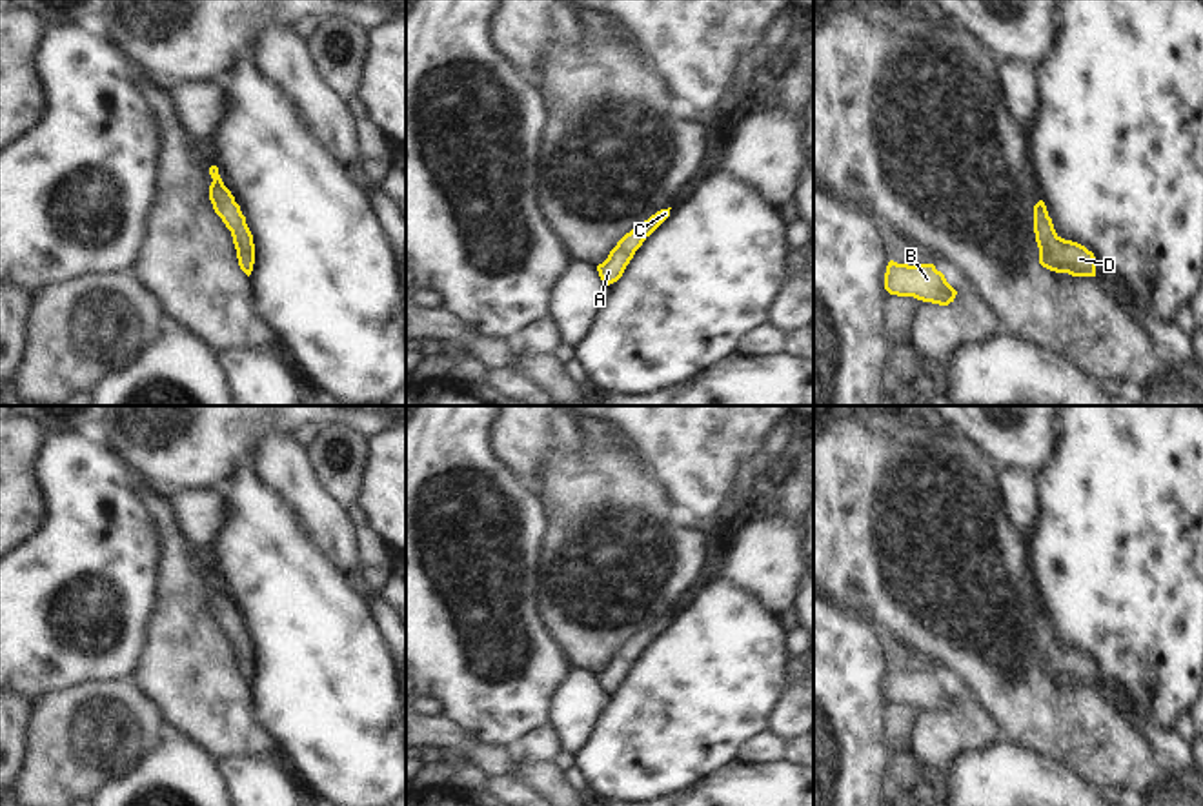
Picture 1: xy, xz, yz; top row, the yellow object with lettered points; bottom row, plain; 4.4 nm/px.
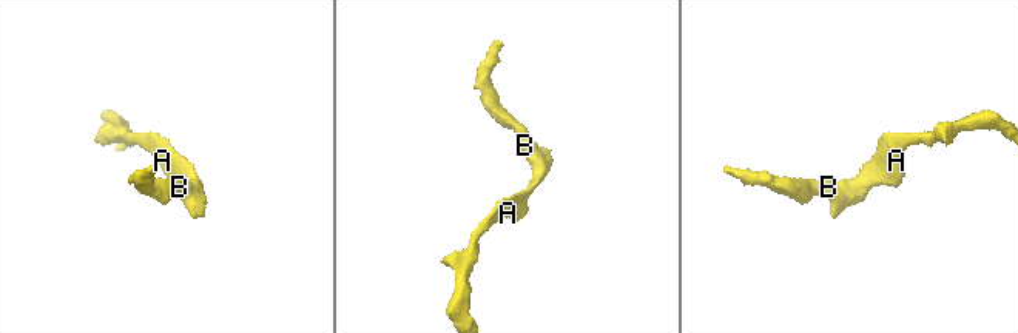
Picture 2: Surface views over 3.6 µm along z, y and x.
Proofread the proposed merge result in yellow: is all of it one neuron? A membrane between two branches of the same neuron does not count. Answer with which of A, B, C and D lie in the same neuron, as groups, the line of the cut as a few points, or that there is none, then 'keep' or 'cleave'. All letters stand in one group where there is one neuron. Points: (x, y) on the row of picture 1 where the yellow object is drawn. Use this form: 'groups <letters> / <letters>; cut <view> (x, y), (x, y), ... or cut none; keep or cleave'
groups A B C D; cut none; keep

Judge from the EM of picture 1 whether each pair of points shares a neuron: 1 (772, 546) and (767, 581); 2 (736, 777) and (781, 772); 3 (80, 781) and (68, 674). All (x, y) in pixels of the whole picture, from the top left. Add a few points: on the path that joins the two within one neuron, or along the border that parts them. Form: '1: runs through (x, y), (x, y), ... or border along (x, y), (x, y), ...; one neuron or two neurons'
1: runs through (768, 555), (768, 572); one neuron
2: runs through (747, 777), (770, 777); one neuron
3: border along (111, 679), (55, 688), (31, 703); two neurons

